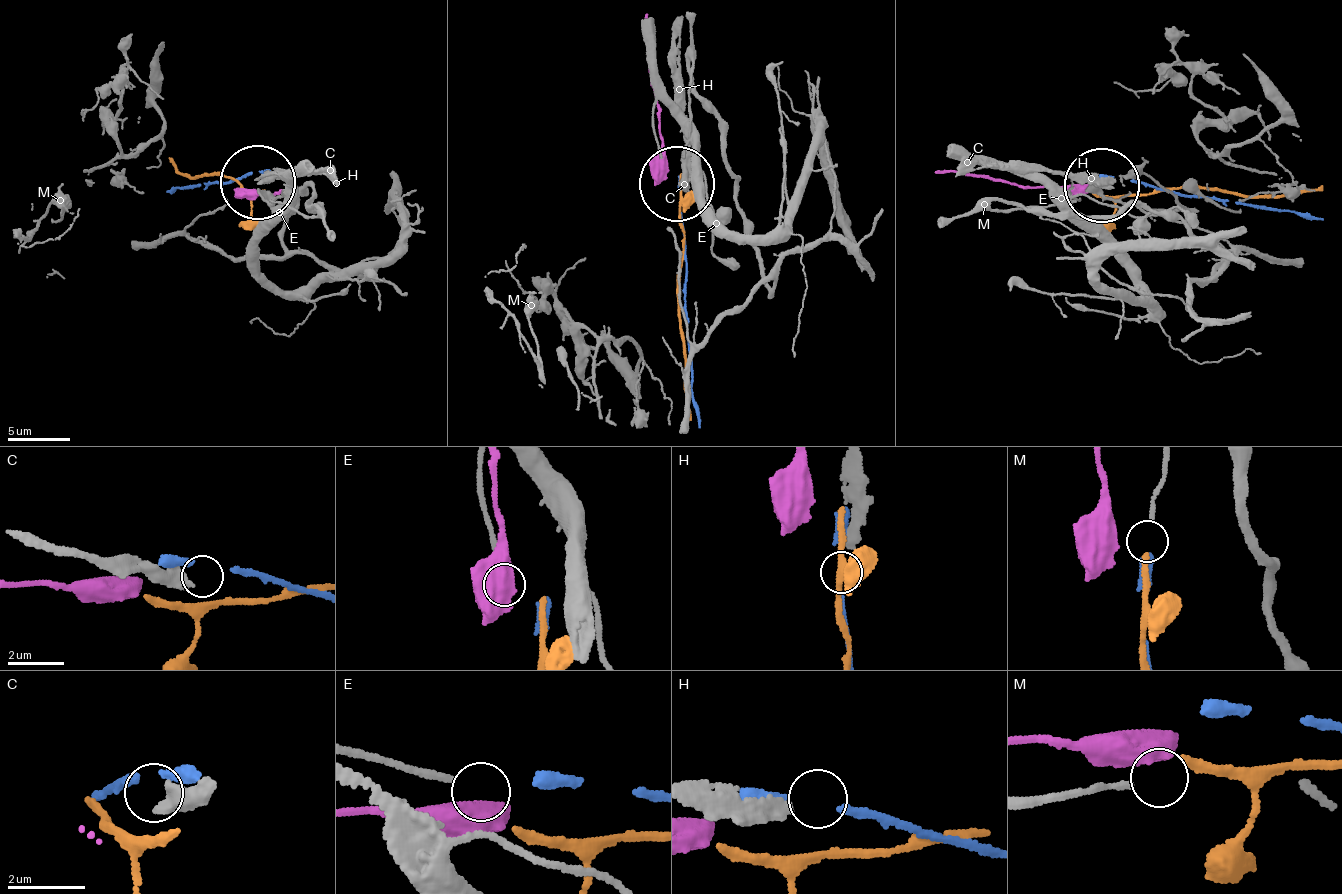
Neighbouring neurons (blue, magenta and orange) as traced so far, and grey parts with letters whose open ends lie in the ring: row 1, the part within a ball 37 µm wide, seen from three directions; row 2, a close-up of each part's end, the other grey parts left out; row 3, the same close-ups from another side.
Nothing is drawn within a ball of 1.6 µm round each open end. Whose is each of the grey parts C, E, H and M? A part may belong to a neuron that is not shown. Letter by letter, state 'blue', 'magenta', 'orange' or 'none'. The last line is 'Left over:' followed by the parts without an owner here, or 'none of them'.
C: none
E: none
H: none
M: none
Left over: C, E, H, M

